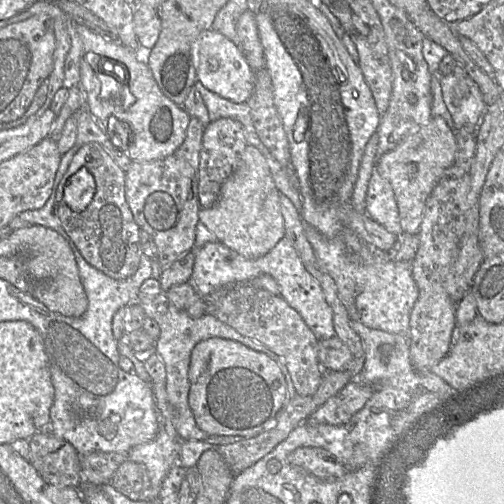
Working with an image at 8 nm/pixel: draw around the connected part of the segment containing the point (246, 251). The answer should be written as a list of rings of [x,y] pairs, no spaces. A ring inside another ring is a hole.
[[[247,144],[235,170],[222,183],[217,202],[210,208],[201,208],[198,218],[219,242],[247,259],[262,257],[284,237],[277,190],[268,165],[256,147]]]

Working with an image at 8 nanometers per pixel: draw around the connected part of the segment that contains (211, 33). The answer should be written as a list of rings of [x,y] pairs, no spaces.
[[[212,29],[198,36],[197,80],[209,91],[235,103],[247,102],[254,90],[254,73],[248,65],[241,49]]]

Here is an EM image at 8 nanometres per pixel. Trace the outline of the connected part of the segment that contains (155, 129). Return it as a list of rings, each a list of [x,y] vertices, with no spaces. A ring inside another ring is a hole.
[[[76,24],[75,28],[83,43],[80,60],[80,86],[84,94],[84,105],[96,119],[100,128],[123,147],[120,150],[125,152],[132,161],[151,162],[172,155],[186,136],[190,116],[185,109],[173,103],[161,92],[147,62],[138,60],[135,51],[126,48],[120,42],[104,39],[100,34],[82,24]],[[88,54],[93,54],[91,58],[99,57],[100,68],[97,68],[97,71],[87,61]],[[114,63],[119,63],[124,67],[127,74],[125,82],[120,81],[116,75],[110,72],[102,71],[103,66],[109,69],[108,65]]]

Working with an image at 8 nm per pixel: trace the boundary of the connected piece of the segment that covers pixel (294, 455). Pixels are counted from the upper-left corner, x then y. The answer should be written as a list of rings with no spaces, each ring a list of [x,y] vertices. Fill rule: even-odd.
[[[350,319],[350,326],[360,337],[365,352],[363,369],[358,377],[353,380],[370,384],[373,386],[374,392],[364,407],[355,413],[350,421],[343,425],[332,426],[303,422],[289,433],[285,439],[288,441],[280,446],[270,459],[270,461],[275,461],[273,463],[274,469],[271,473],[274,472],[274,475],[278,476],[275,478],[278,478],[278,481],[282,482],[281,487],[292,486],[294,489],[303,489],[305,482],[302,482],[302,478],[305,477],[305,472],[325,481],[341,480],[353,471],[348,470],[344,462],[352,455],[354,447],[360,444],[368,448],[368,464],[376,463],[384,450],[411,423],[457,392],[456,389],[432,372],[419,373],[414,369],[409,356],[409,342],[406,335],[397,335],[383,330],[371,329],[355,319]]]

